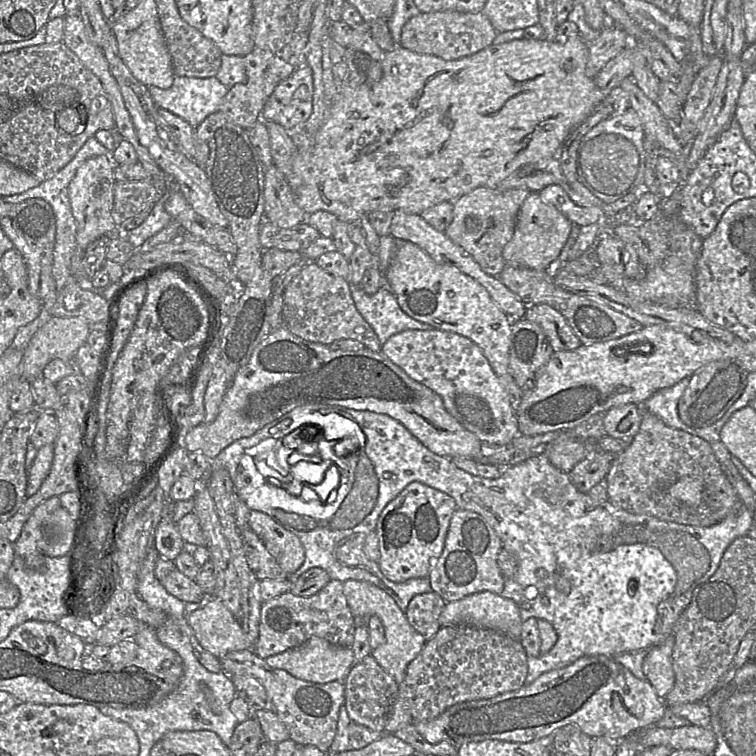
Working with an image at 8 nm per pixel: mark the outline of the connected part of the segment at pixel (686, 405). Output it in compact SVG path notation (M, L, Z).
M736 359L712 361L689 377L678 401L677 413L686 428L703 428L719 420L741 396L747 386L749 371Z

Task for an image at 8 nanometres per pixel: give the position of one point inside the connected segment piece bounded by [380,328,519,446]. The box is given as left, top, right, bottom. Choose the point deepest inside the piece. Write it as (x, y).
(451, 365)

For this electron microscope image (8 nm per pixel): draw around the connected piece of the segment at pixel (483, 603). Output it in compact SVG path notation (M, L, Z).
M479 592L445 603L439 617L441 627L471 625L504 633L519 640L523 621L519 606L492 592Z

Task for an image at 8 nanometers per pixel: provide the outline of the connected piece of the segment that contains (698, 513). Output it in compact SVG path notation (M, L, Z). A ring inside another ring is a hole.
M644 412L640 428L631 439L629 446L614 457L606 476L606 489L609 502L633 514L645 514L660 520L683 525L710 527L722 521L741 507L741 500L719 463L712 446L704 439L687 431L669 427L654 414ZM685 476L698 477L703 481L702 500L698 506L687 506L667 492L667 488Z

